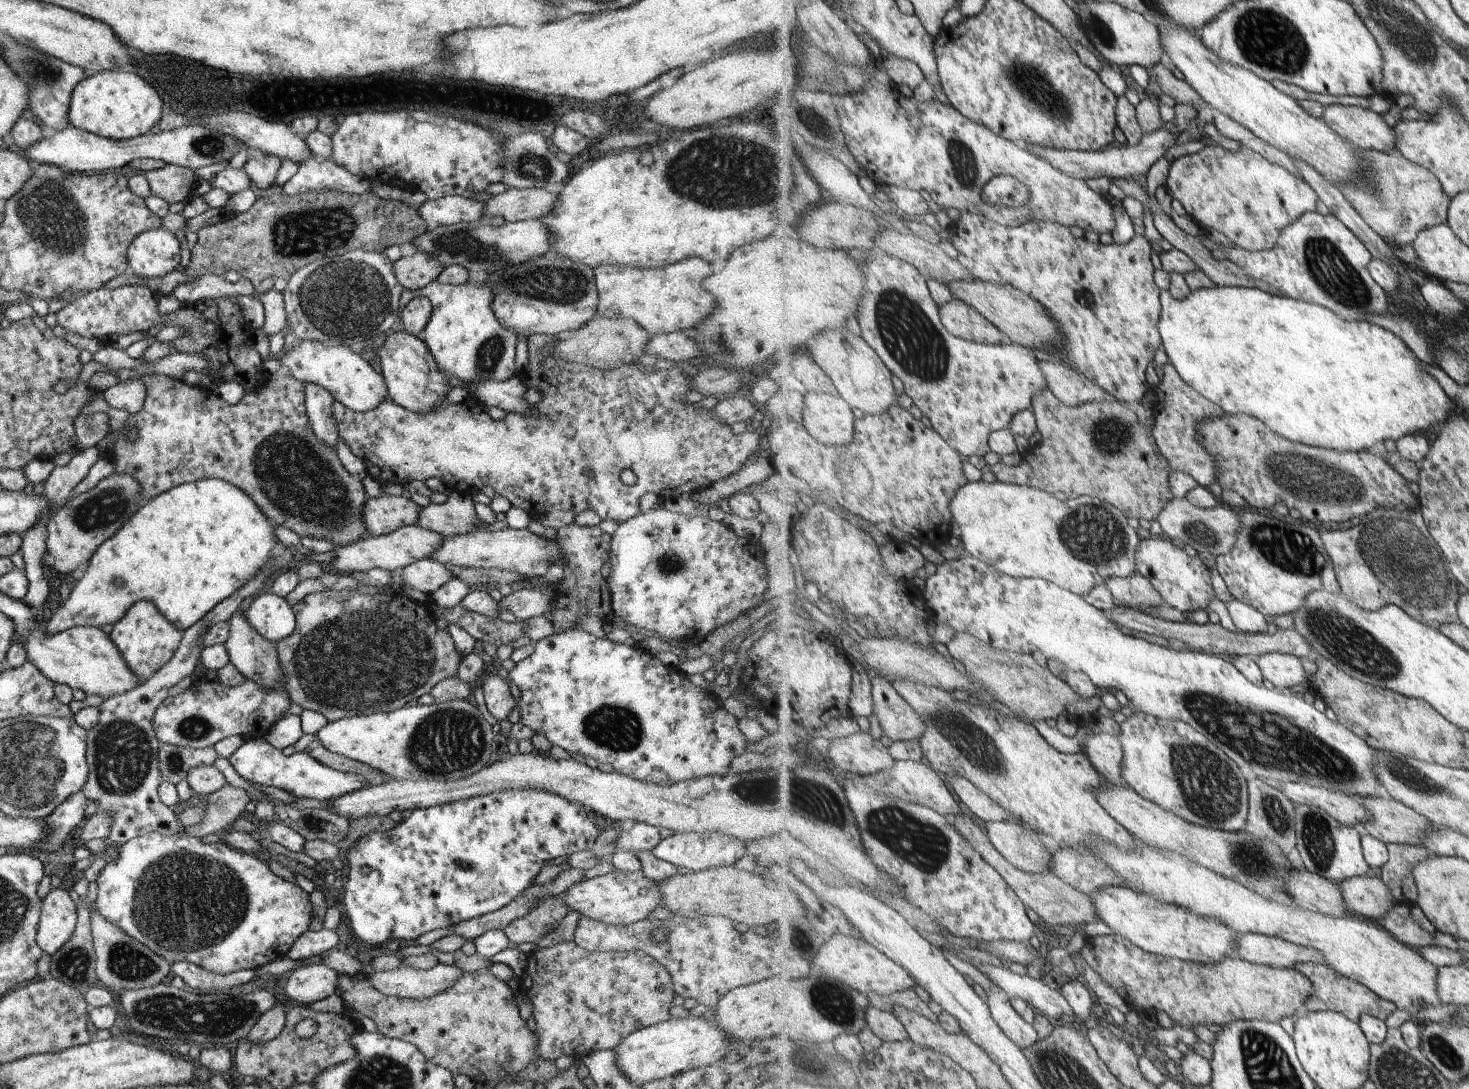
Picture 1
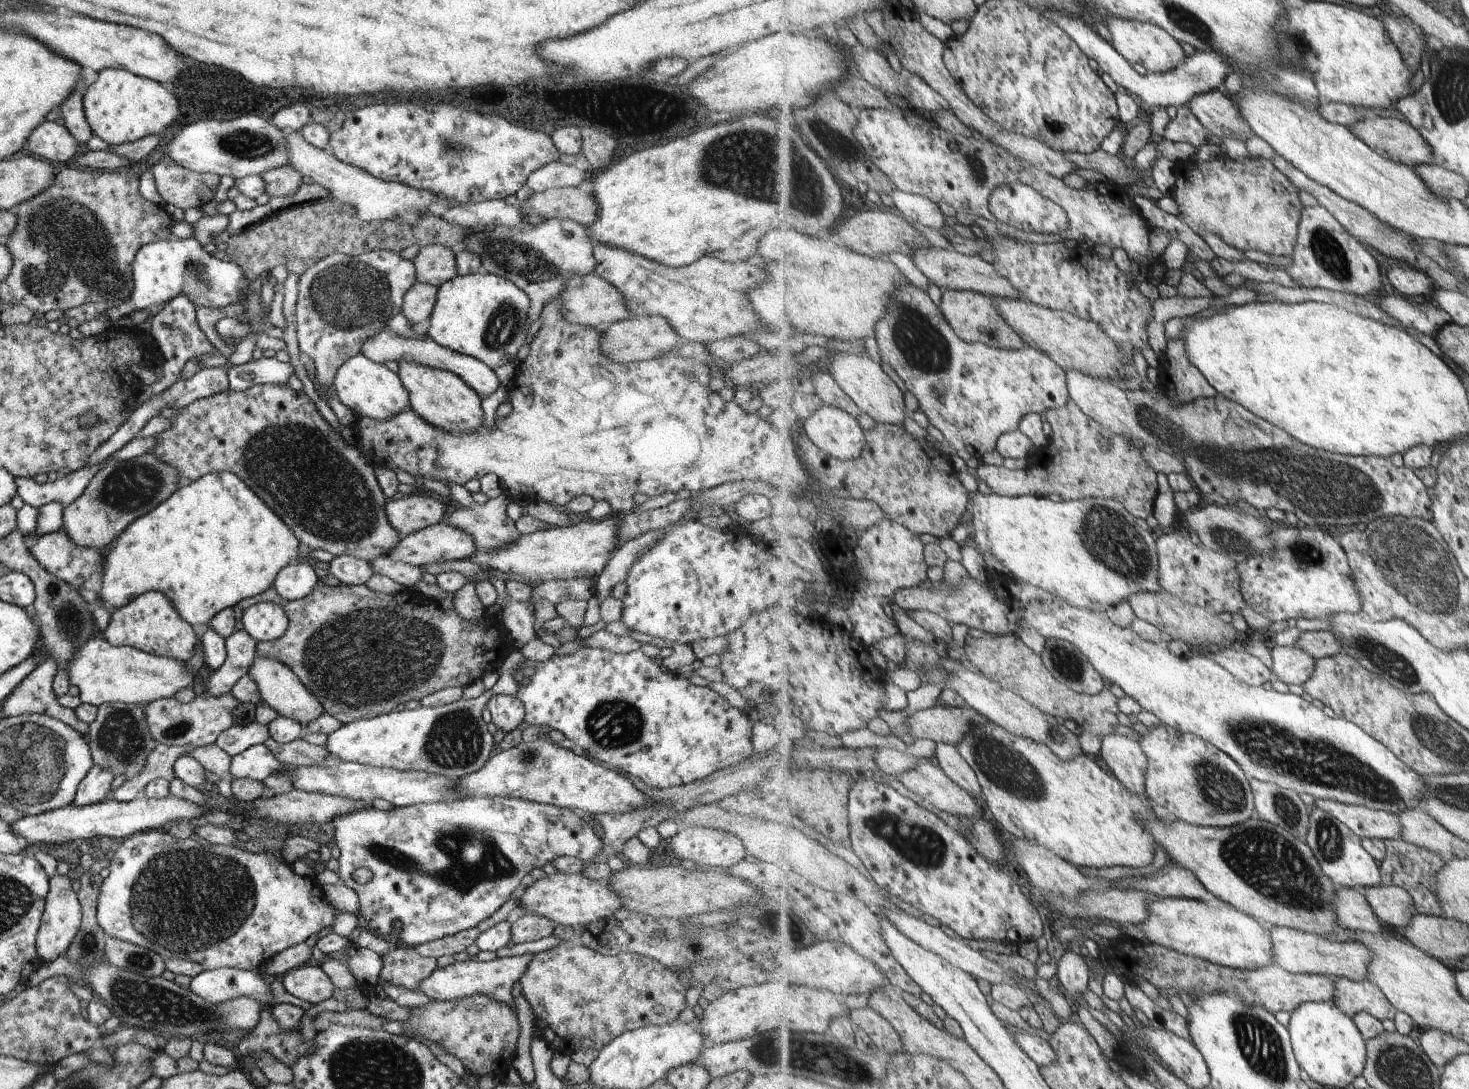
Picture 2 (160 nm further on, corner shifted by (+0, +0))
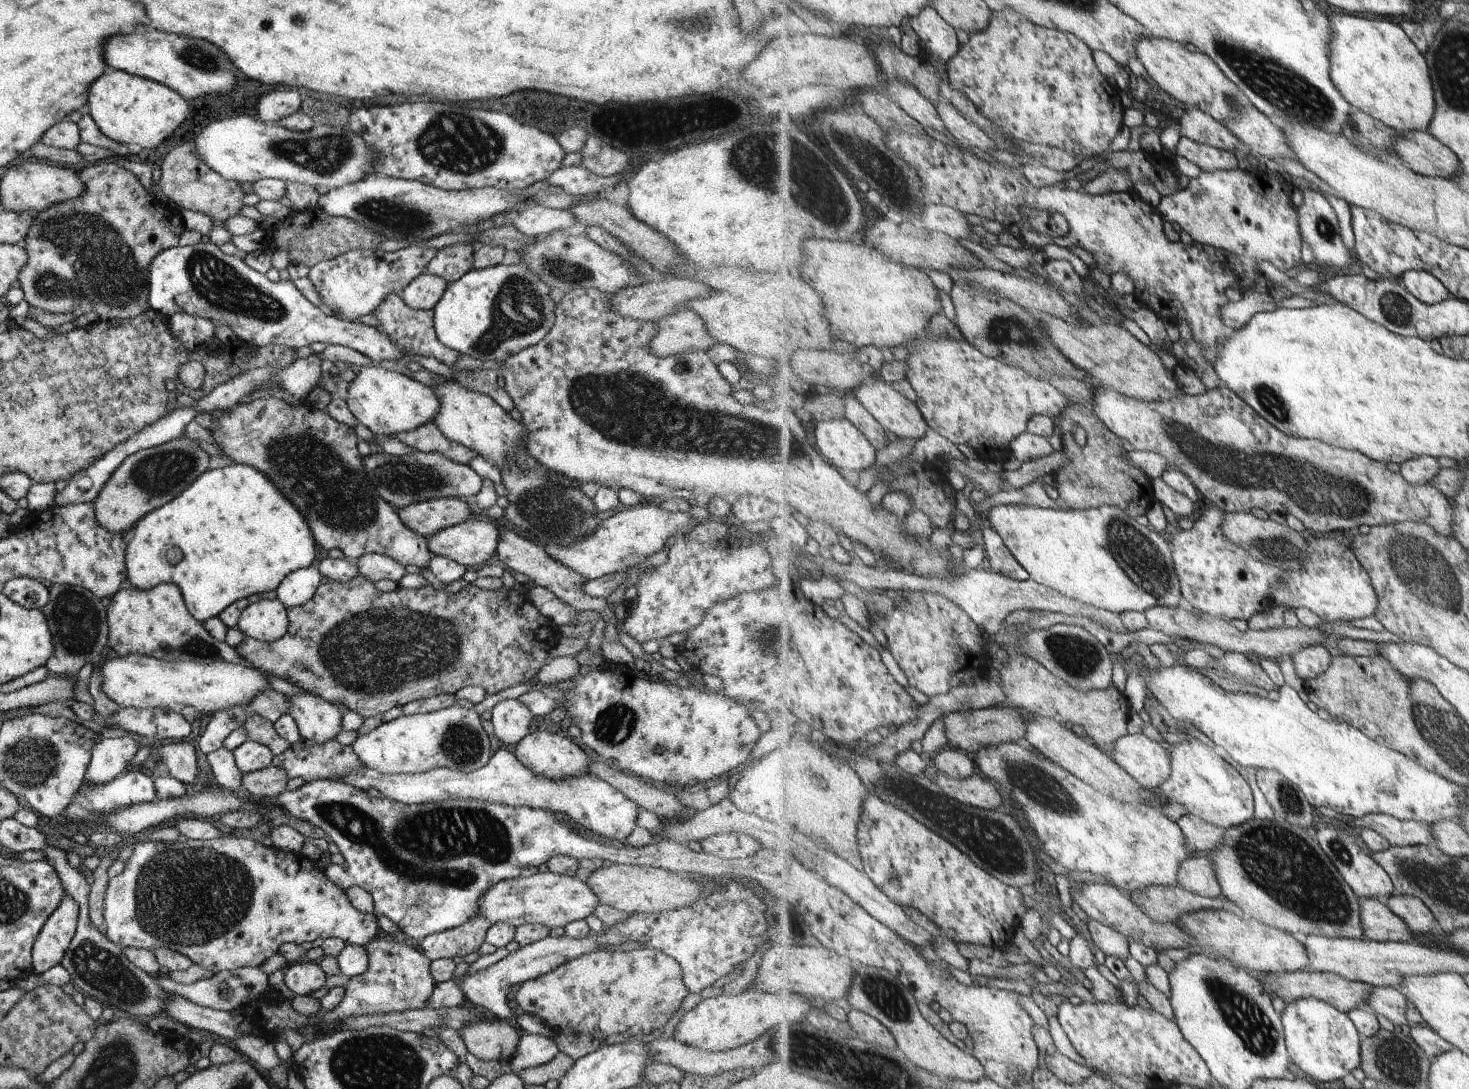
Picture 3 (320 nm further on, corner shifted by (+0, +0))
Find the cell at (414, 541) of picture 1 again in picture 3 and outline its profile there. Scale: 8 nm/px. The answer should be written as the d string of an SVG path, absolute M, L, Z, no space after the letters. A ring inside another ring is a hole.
M469 517L459 524L444 528L428 544L431 555L441 555L466 566L481 566L495 557L500 532L484 517Z

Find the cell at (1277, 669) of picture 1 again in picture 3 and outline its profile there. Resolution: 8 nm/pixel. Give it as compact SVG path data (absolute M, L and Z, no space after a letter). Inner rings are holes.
M1315 645L1291 657L1295 672L1304 682L1322 675L1331 665L1334 656L1322 645Z

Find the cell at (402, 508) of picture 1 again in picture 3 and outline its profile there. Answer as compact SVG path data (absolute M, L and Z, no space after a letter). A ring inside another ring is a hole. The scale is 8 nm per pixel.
M443 497L411 503L396 510L400 521L414 533L431 536L444 528L475 517L467 503L459 497Z

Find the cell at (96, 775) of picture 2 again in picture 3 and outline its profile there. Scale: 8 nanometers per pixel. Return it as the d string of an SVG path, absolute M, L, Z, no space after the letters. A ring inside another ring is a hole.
M131 736L100 738L93 745L90 763L84 774L83 785L89 783L100 785L117 778L118 775L129 770L129 762L139 748L139 742Z

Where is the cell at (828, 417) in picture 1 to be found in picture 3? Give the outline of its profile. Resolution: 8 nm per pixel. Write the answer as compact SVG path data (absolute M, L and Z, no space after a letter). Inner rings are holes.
M849 418L818 421L811 431L819 452L841 470L858 473L877 462L874 444Z

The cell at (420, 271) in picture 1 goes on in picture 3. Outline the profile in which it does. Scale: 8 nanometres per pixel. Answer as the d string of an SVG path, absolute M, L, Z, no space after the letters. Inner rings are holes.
M456 243L453 246L437 250L426 264L425 271L440 276L447 283L457 280L472 268L474 246Z

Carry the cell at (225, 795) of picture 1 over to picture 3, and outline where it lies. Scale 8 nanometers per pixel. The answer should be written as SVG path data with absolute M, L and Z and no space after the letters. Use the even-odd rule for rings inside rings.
M277 765L245 773L242 775L240 792L253 797L274 797L285 790L288 778L285 771Z

